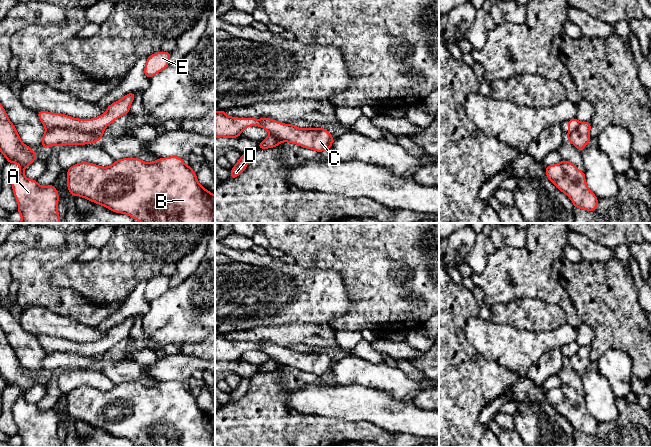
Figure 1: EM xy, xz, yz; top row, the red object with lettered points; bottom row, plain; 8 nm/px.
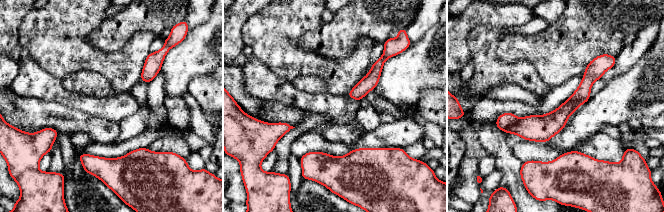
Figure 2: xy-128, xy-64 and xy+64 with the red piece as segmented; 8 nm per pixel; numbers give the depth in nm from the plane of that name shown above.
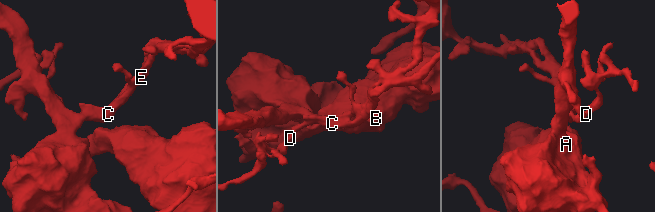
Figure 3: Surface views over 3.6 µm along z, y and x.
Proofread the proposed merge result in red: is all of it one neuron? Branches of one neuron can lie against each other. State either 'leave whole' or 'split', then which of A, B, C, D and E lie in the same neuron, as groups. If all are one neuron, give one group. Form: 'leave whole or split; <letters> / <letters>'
split; A B C E / D

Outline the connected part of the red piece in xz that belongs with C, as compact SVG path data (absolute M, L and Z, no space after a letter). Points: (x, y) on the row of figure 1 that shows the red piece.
M224 110L215 112L215 138L236 138L249 126L260 126L281 142L297 144L303 148L322 152L331 149L334 137L324 128L306 130L292 124L283 124L271 118L237 118L225 114Z

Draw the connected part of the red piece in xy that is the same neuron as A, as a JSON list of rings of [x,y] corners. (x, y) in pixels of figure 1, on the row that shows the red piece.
[[[1,103],[0,151],[8,163],[20,166],[20,172],[12,183],[18,202],[17,213],[22,216],[19,223],[61,223],[57,209],[59,195],[54,185],[43,187],[36,180],[25,177],[24,170],[36,160],[37,153],[21,141]]]

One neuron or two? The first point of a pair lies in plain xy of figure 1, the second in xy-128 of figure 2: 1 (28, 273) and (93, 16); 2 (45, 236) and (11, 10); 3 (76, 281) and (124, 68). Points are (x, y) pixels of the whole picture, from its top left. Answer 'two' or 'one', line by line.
1: one
2: one
3: two

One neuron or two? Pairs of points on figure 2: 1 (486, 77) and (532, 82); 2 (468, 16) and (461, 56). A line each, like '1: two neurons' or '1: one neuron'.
1: one neuron
2: one neuron

